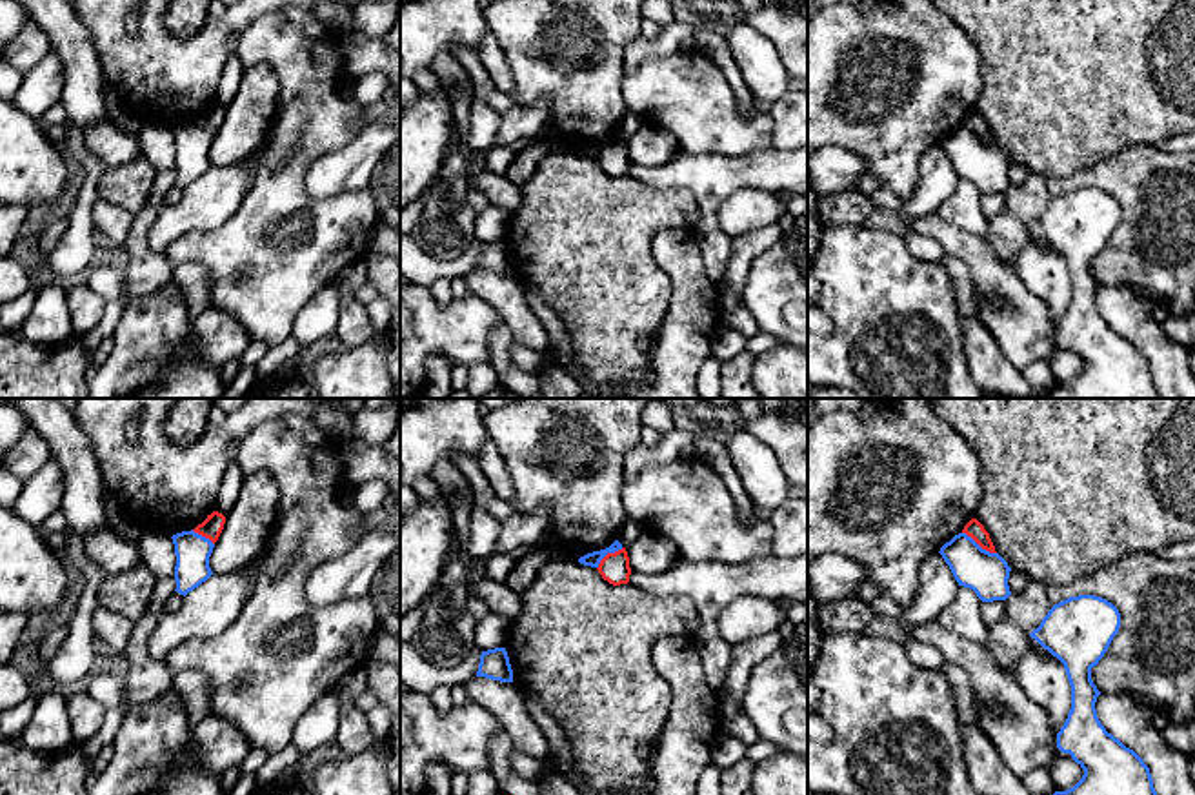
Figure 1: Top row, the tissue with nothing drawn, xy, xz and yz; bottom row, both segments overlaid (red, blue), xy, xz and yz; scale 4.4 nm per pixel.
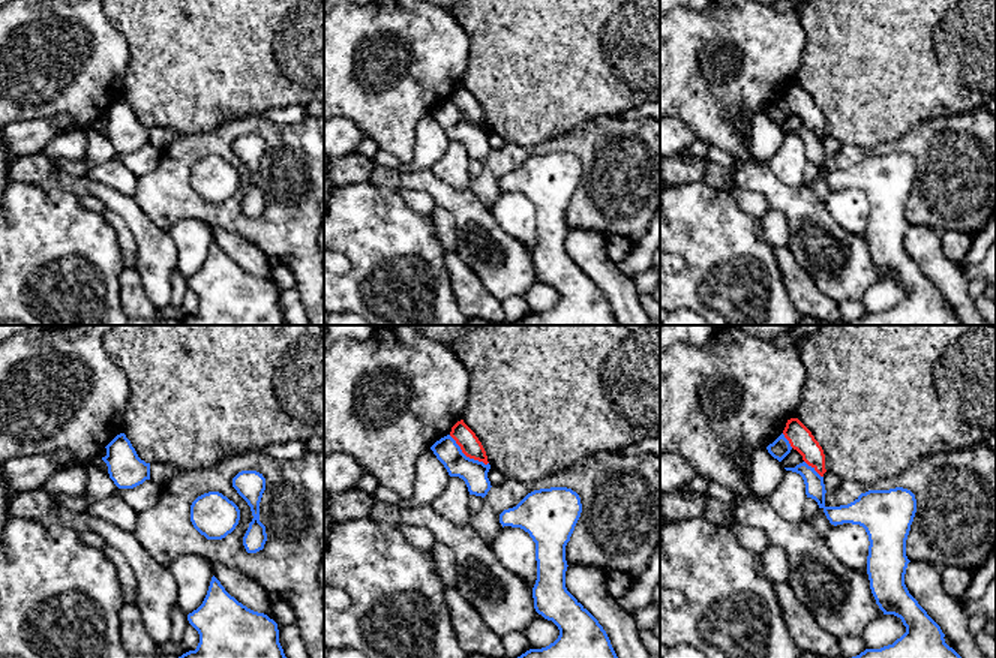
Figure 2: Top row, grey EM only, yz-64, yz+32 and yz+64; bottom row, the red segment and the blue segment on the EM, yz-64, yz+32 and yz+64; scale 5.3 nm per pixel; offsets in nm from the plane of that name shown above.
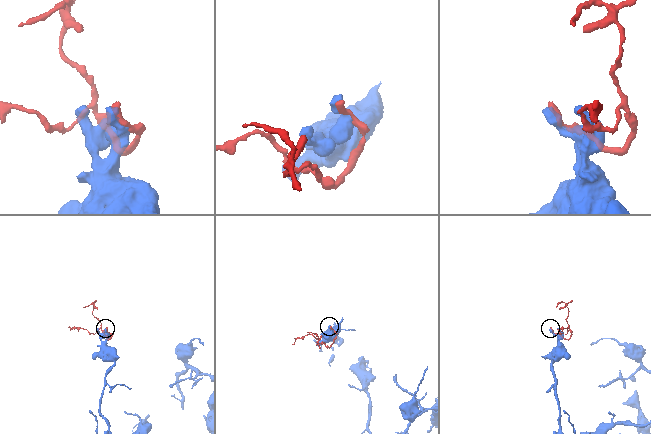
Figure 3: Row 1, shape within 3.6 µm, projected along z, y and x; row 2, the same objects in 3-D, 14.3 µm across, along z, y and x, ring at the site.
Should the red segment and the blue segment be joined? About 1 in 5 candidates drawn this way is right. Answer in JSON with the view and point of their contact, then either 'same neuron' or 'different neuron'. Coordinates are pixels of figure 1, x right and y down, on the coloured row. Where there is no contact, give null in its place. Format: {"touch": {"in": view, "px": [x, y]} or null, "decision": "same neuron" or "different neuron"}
{"touch": {"in": "yz", "px": [979, 544]}, "decision": "different neuron"}

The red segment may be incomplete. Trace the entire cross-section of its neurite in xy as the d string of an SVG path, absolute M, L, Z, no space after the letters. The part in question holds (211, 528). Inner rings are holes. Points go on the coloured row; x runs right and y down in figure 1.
M213 511L193 531L209 538L215 544L218 540L220 533L222 533L222 529L224 529L224 524L226 524L226 517L218 511Z

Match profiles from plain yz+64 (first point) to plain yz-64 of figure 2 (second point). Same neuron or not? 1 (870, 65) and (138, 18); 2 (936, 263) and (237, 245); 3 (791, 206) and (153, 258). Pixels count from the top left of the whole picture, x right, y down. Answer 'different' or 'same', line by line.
1: same
2: same
3: same

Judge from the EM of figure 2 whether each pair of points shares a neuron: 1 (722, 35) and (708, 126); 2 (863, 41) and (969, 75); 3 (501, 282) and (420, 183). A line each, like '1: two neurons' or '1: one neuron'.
1: one neuron
2: one neuron
3: one neuron

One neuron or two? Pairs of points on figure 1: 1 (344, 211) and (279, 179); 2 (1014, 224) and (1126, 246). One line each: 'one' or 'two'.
1: one
2: one

